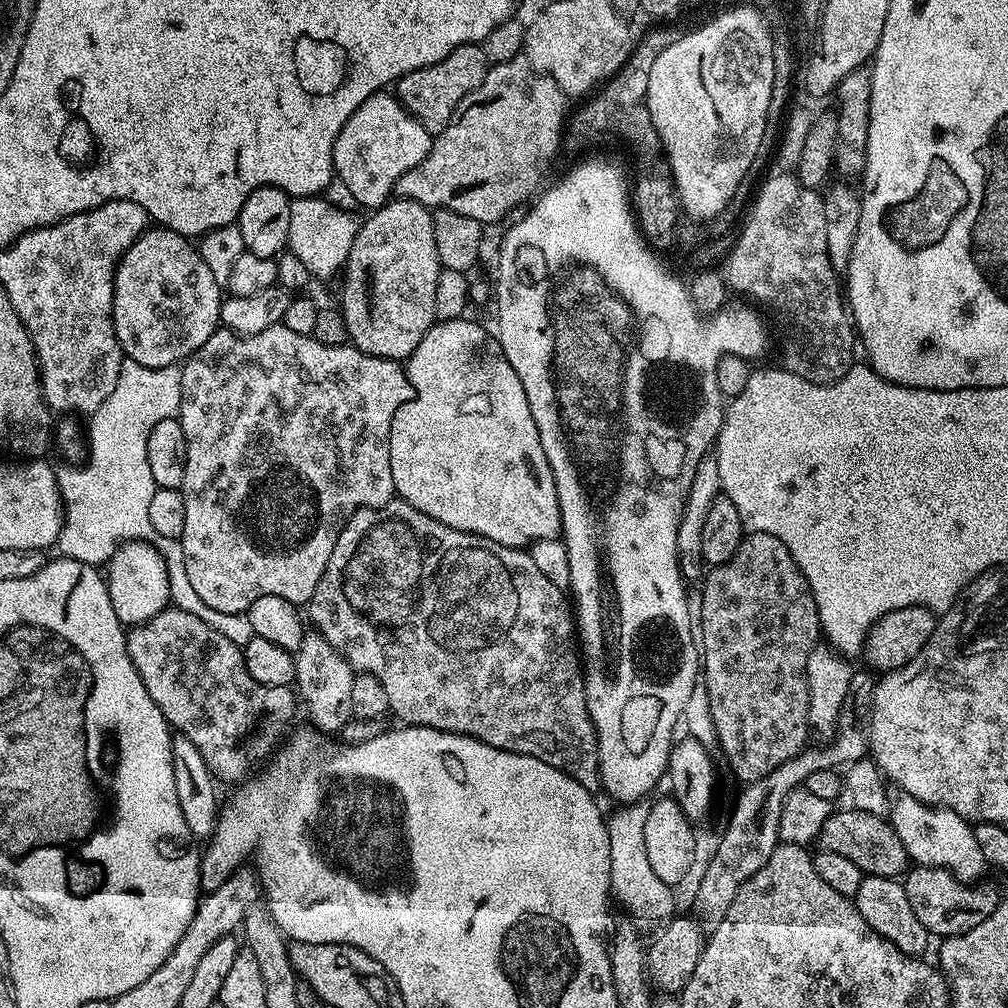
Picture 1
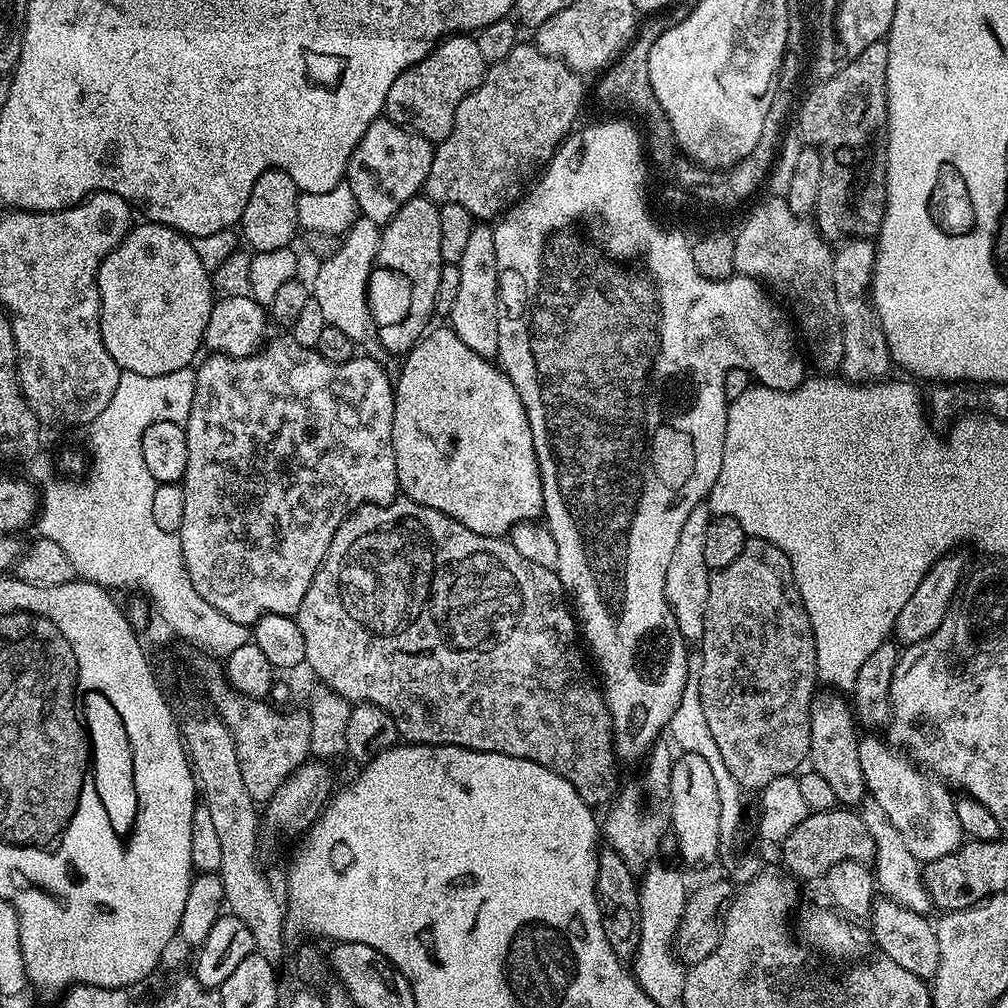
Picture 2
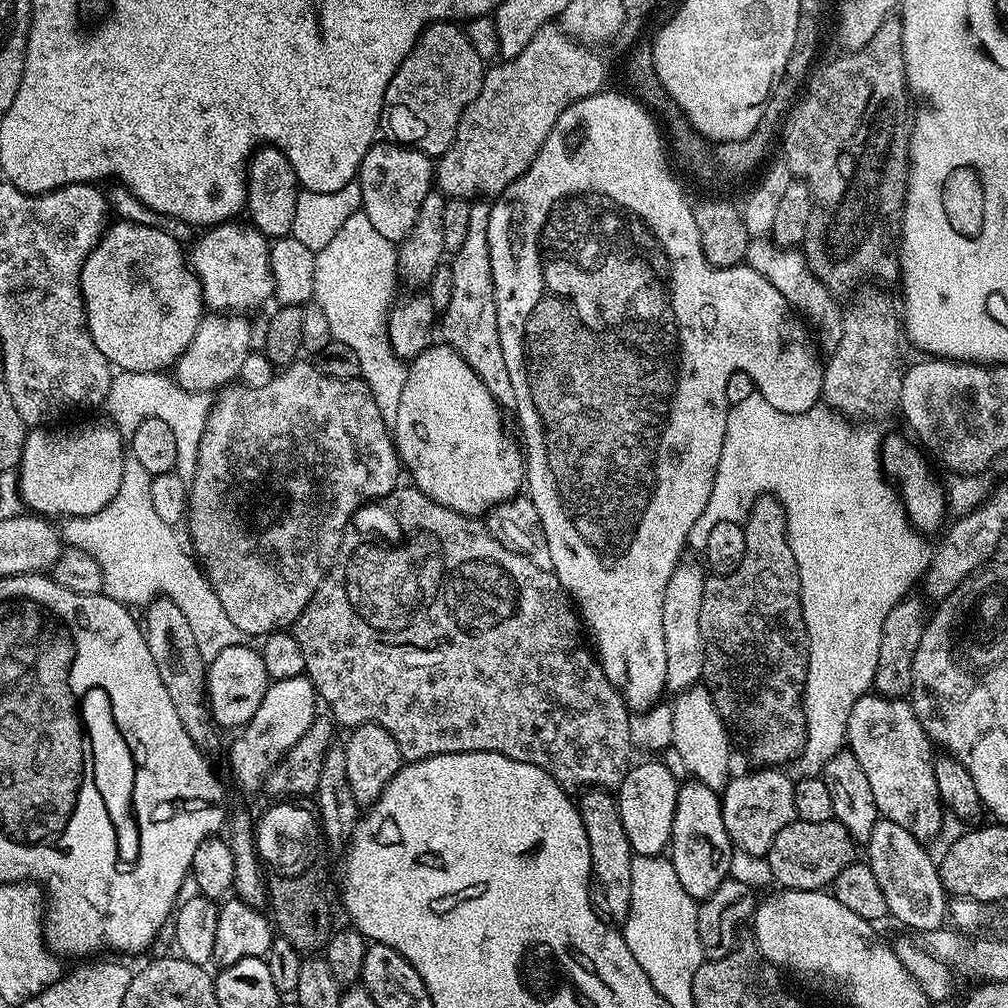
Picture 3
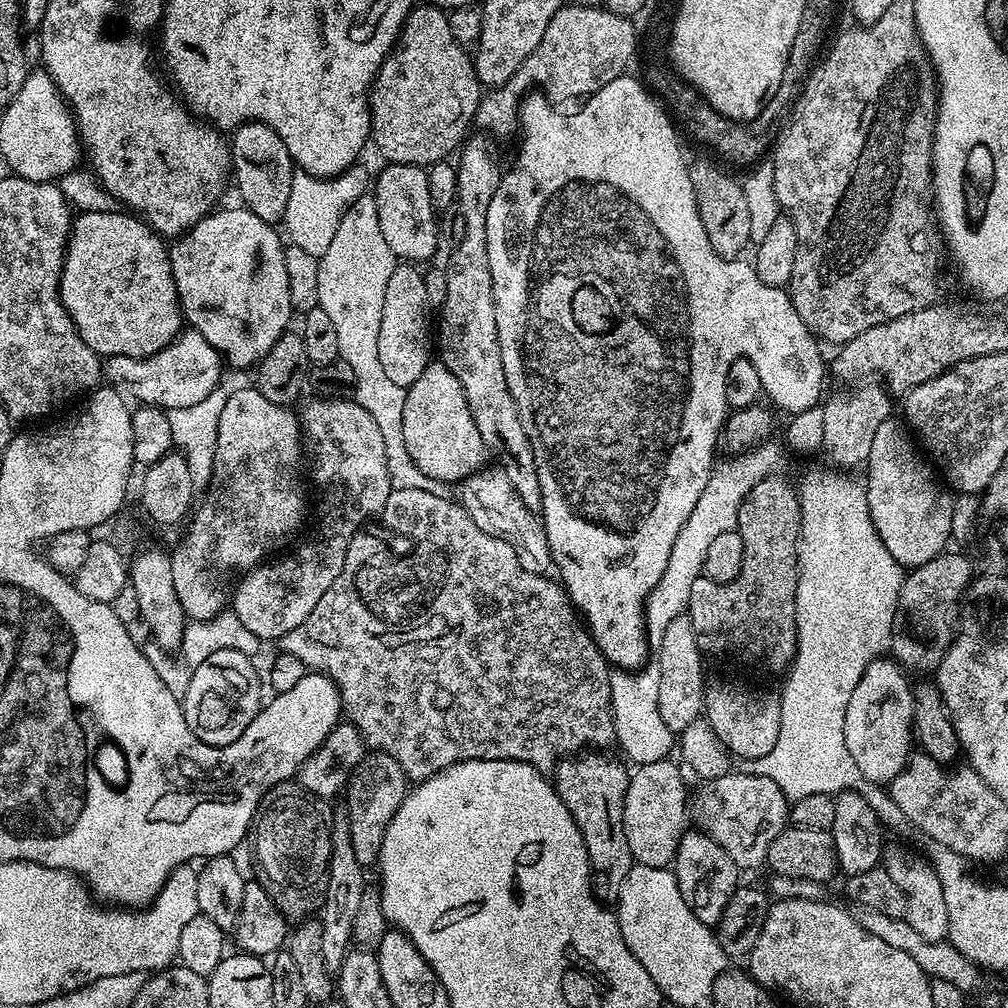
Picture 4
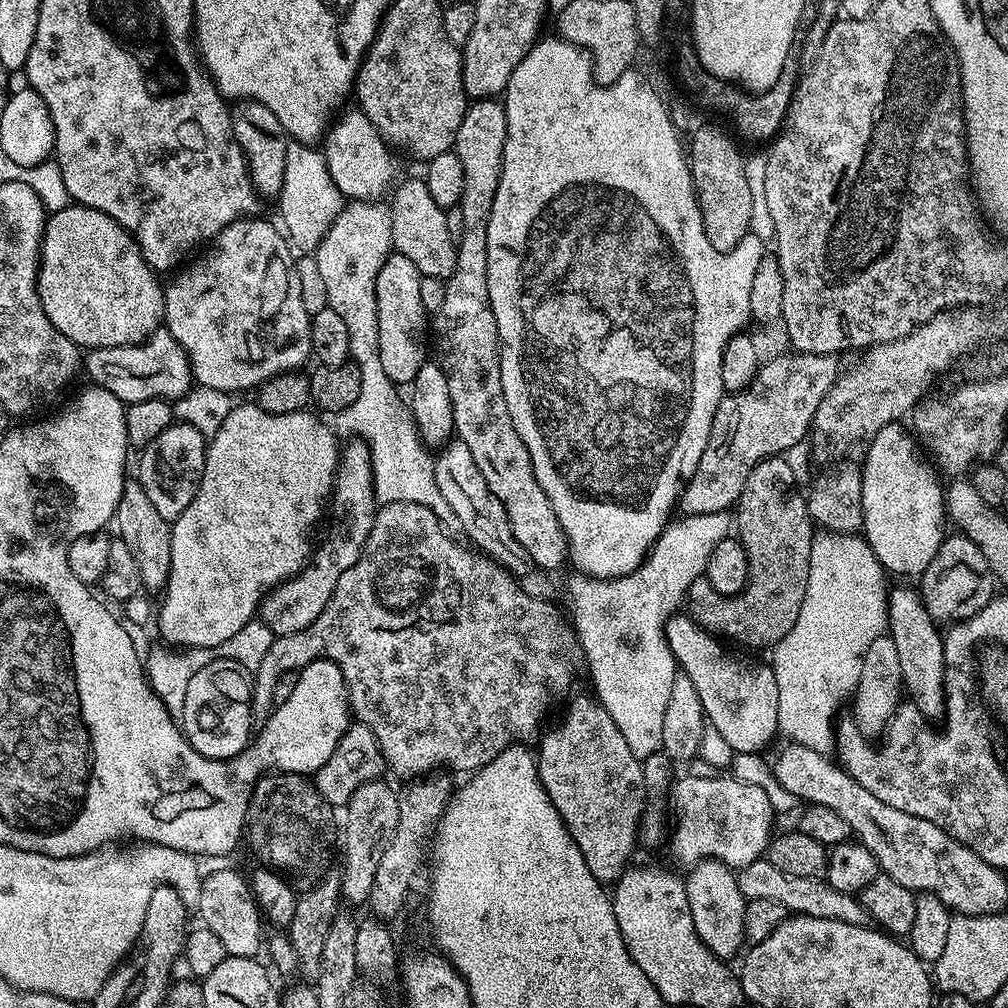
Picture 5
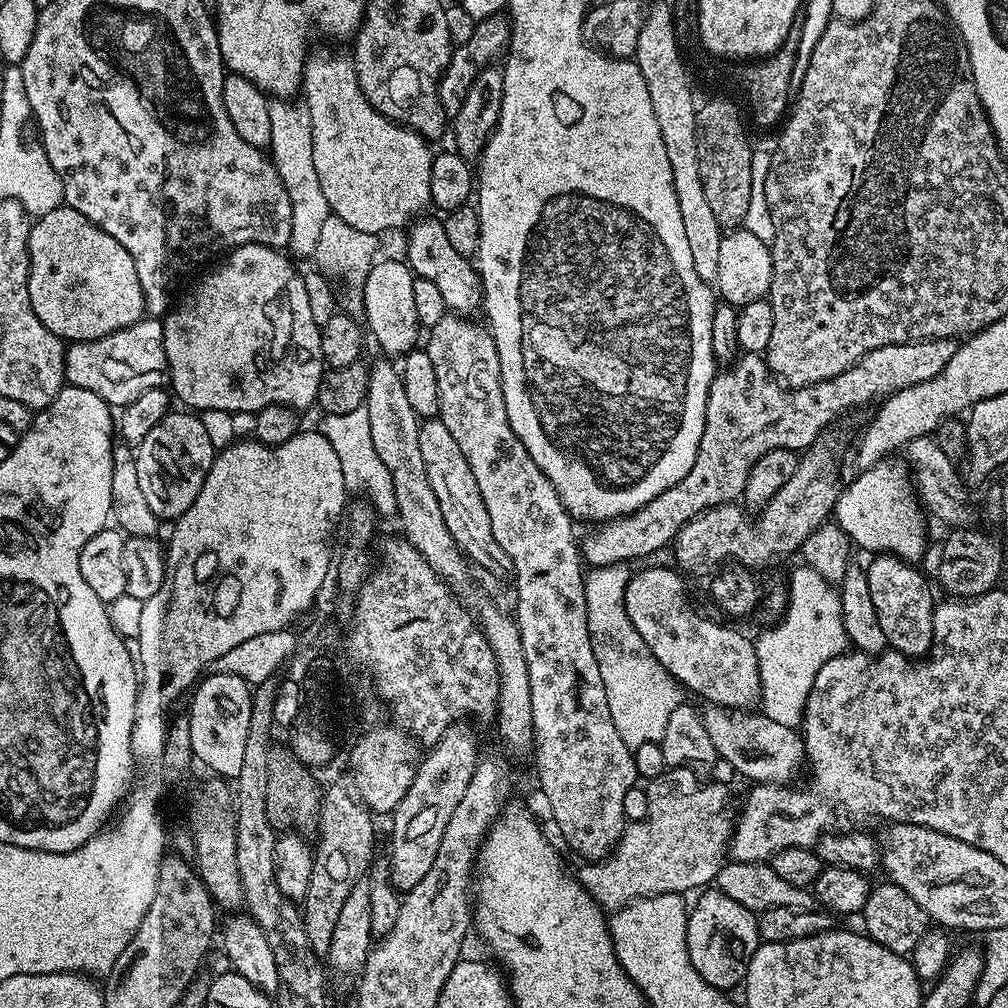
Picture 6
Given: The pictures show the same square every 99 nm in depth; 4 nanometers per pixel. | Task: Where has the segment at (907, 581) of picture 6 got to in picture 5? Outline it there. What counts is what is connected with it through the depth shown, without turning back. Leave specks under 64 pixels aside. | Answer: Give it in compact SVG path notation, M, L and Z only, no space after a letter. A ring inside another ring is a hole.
M893 587L888 593L888 630L894 646L898 646L898 666L904 679L902 688L911 707L923 714L925 721L939 721L944 714L944 638L937 623L920 601L915 587Z

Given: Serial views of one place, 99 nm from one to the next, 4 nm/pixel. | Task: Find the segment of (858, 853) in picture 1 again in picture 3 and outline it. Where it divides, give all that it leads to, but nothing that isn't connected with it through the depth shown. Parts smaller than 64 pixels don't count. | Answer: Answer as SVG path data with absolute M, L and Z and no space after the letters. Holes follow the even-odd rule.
M795 819L778 830L778 838L770 846L766 859L773 871L774 881L781 889L814 890L827 889L857 859L858 845L846 826L837 820L826 822L802 822Z

